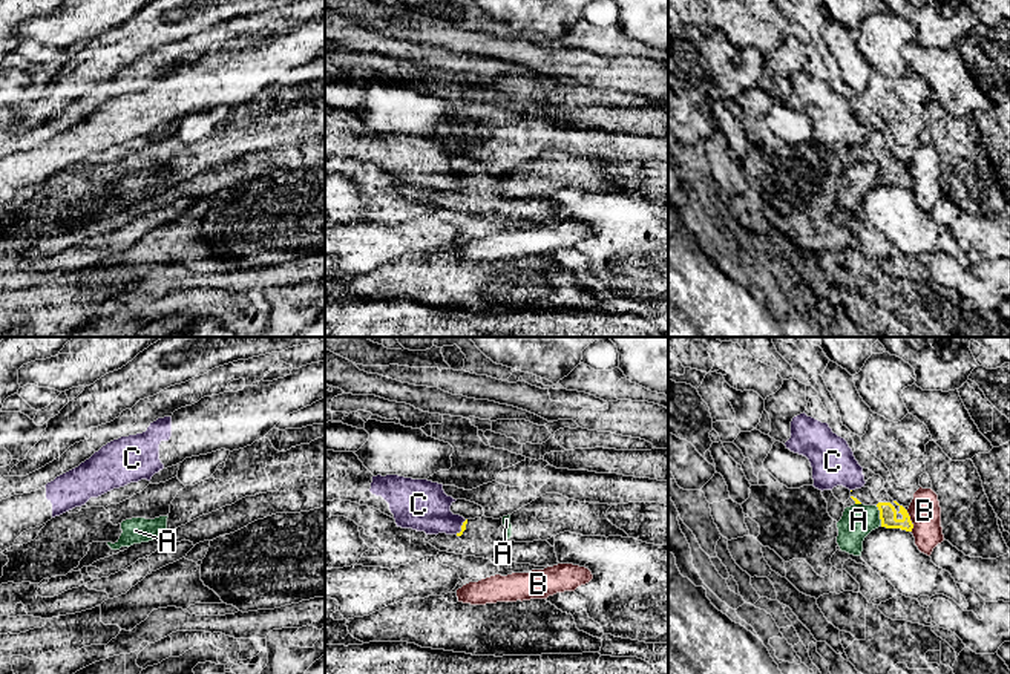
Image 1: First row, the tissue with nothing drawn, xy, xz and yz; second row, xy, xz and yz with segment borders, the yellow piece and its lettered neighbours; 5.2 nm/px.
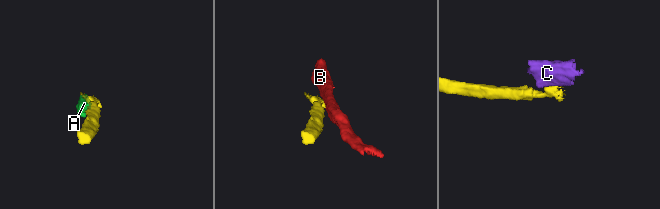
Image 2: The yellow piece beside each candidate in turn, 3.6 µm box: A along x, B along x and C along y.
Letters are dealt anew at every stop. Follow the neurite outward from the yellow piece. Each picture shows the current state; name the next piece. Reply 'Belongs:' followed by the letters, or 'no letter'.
Belongs: no letter

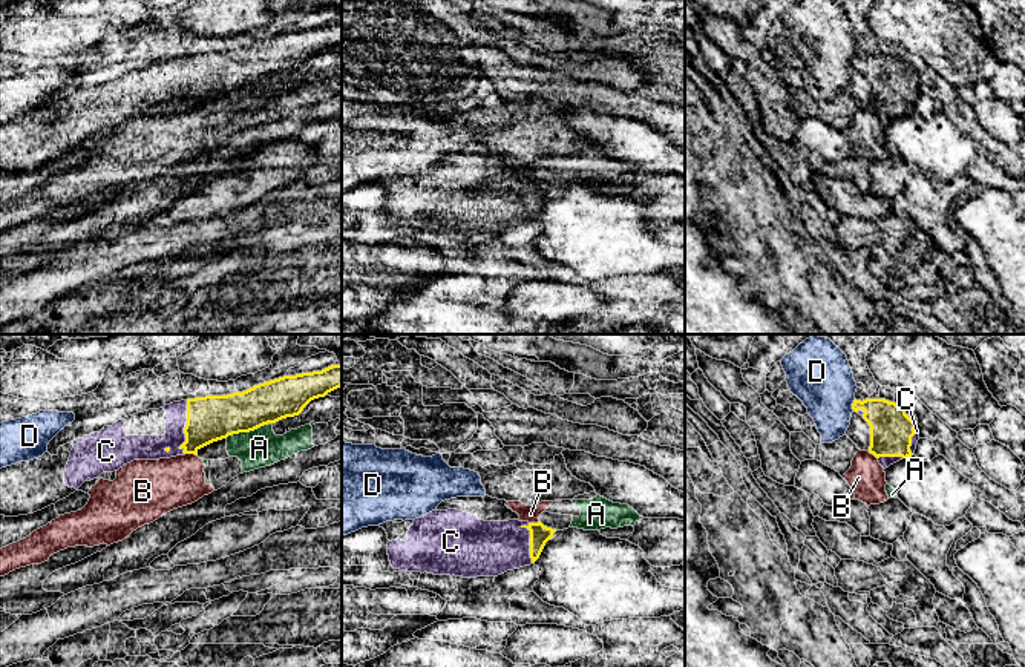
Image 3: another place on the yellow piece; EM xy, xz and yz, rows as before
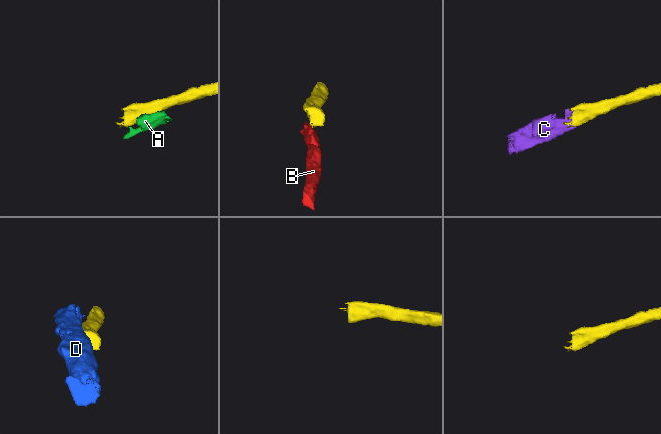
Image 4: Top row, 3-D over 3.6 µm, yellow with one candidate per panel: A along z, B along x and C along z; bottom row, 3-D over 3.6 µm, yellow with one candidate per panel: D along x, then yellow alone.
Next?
Belongs: C

